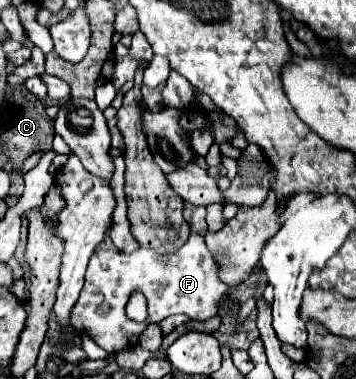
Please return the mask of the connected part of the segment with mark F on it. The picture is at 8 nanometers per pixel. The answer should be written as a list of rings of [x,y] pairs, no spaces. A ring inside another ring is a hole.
[[[191,232],[189,240],[171,254],[157,254],[151,248],[139,248],[131,254],[119,250],[95,250],[87,274],[81,298],[73,308],[71,334],[63,334],[59,344],[71,344],[77,336],[87,334],[109,354],[117,354],[137,344],[139,336],[149,324],[159,324],[167,316],[187,314],[191,320],[209,320],[217,316],[221,296],[227,294],[225,284],[217,276],[217,264],[213,254],[205,246],[205,238]],[[141,292],[147,298],[147,320],[133,322],[125,314],[129,298]]]

